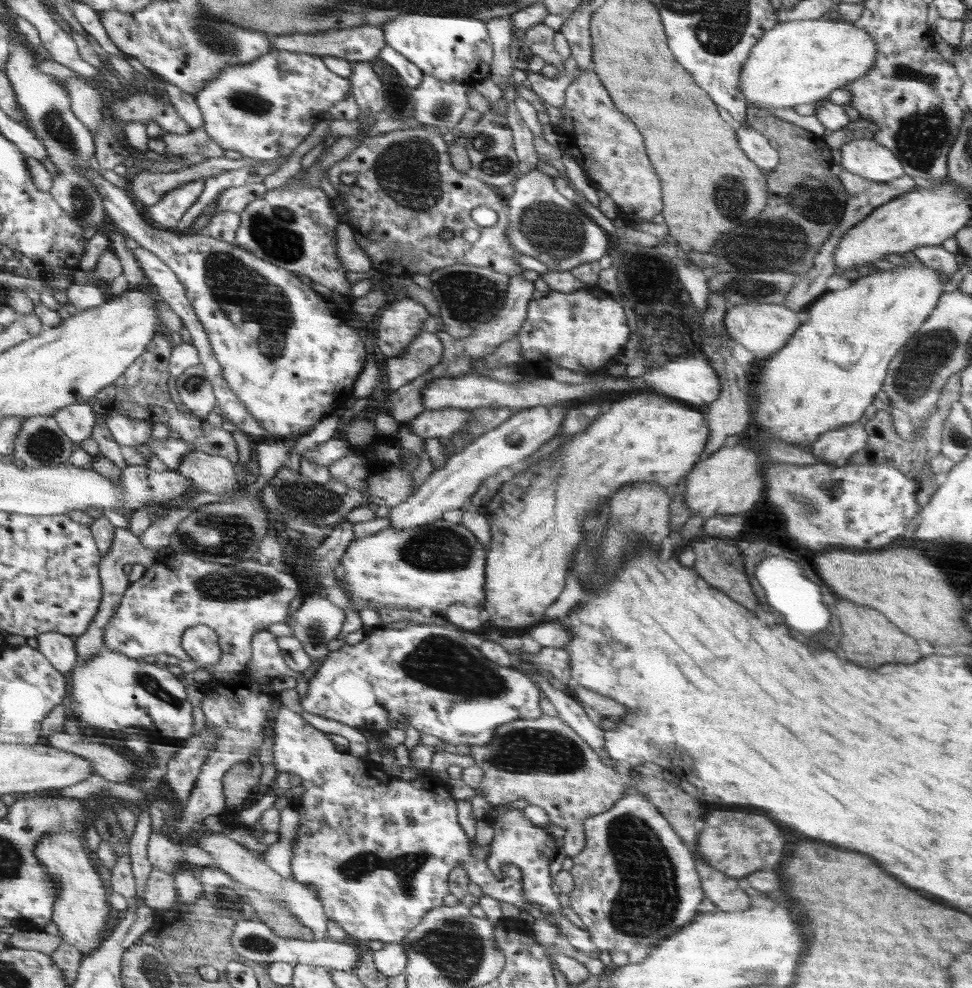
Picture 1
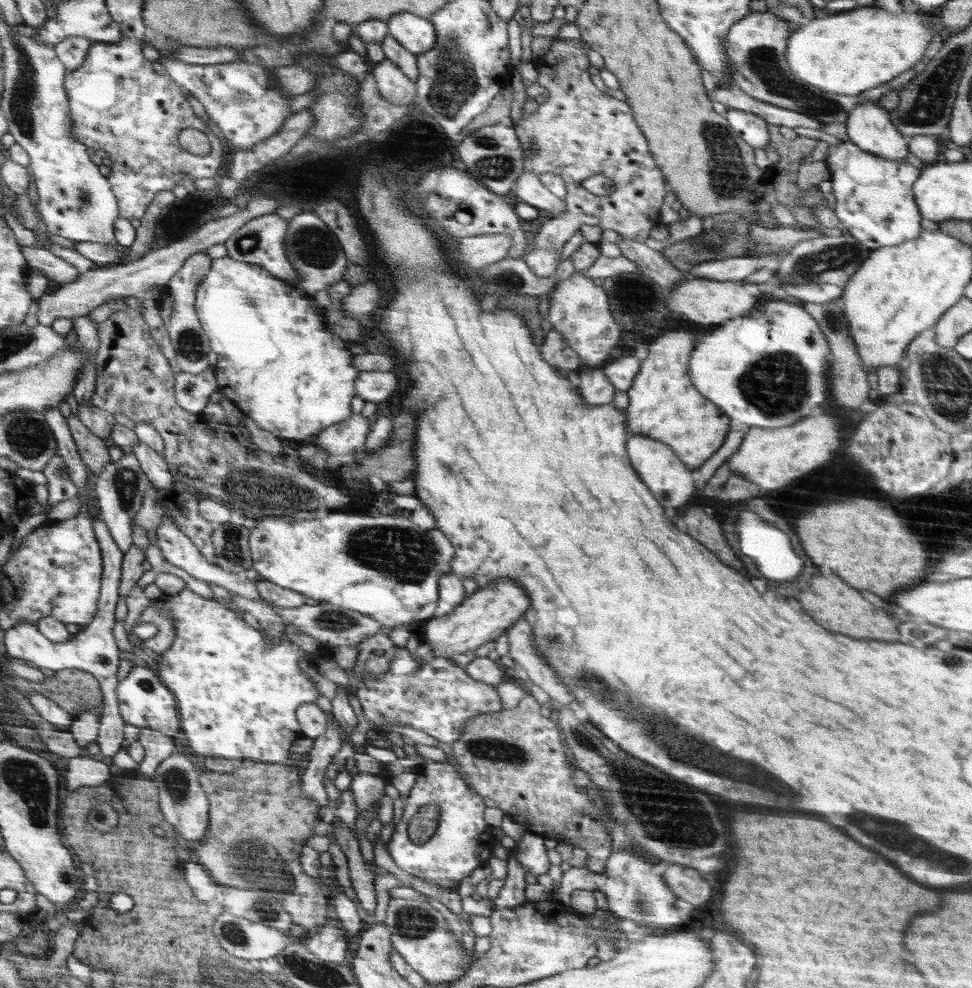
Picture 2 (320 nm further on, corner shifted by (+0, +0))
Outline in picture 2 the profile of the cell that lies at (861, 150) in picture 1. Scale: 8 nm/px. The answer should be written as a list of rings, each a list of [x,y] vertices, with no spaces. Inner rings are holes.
[[[878,101],[857,104],[846,120],[847,134],[860,150],[878,158],[902,162],[906,160],[908,143],[893,125],[889,112]]]

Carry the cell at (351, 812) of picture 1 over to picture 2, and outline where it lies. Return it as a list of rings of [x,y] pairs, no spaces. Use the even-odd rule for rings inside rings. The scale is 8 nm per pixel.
[[[428,761],[419,769],[405,805],[400,823],[394,828],[392,839],[386,847],[398,868],[406,870],[412,876],[418,876],[428,884],[443,887],[457,885],[469,875],[469,872],[482,864],[488,864],[490,854],[497,846],[498,840],[494,840],[484,822],[486,804],[482,800],[482,795],[470,792],[470,788],[464,784],[464,780],[458,776],[452,765]],[[436,768],[440,768],[440,780],[436,780]],[[428,770],[432,770],[434,778],[428,776]],[[428,803],[436,804],[440,808],[438,826],[428,842],[416,844],[408,836],[408,827],[420,807]]]

